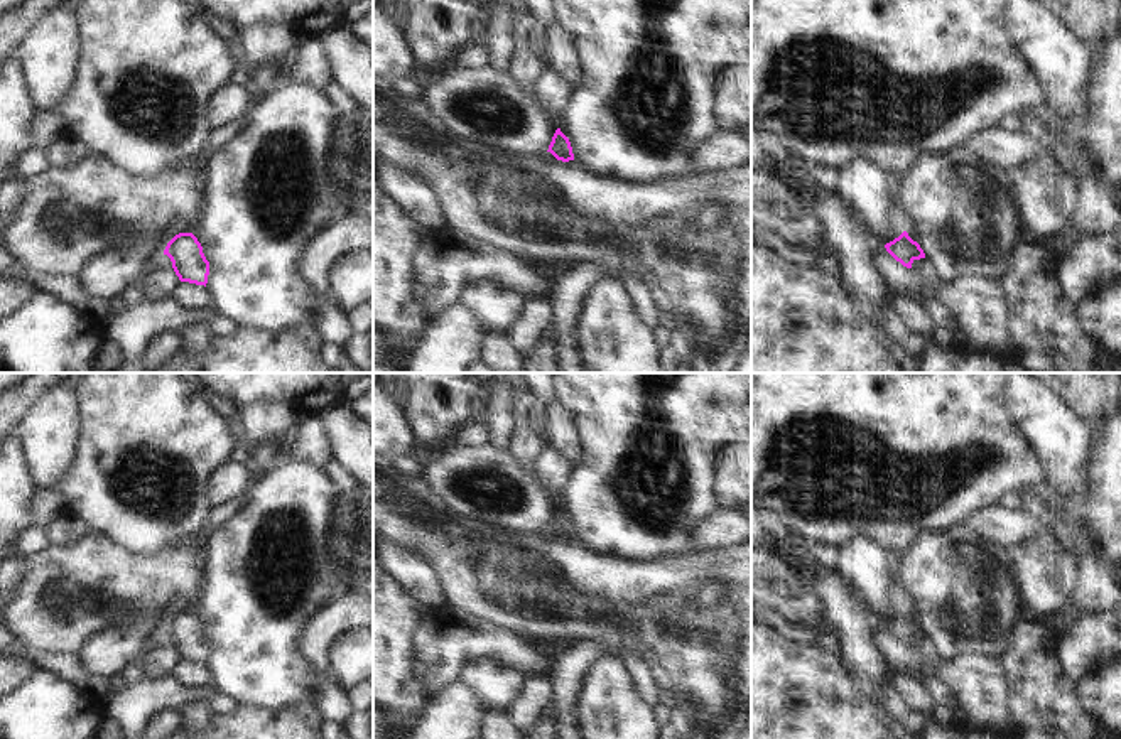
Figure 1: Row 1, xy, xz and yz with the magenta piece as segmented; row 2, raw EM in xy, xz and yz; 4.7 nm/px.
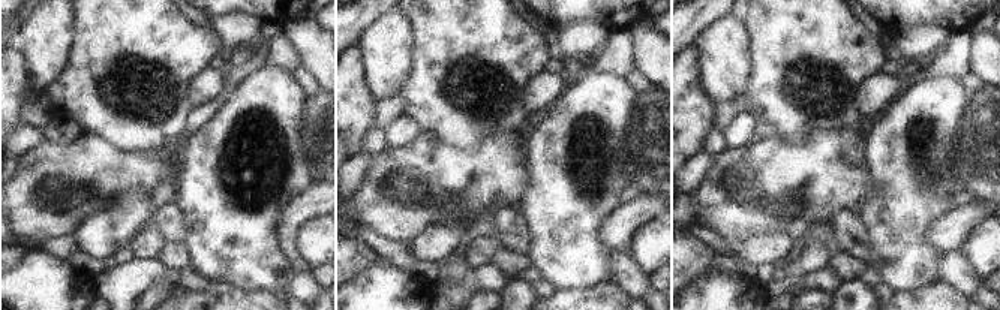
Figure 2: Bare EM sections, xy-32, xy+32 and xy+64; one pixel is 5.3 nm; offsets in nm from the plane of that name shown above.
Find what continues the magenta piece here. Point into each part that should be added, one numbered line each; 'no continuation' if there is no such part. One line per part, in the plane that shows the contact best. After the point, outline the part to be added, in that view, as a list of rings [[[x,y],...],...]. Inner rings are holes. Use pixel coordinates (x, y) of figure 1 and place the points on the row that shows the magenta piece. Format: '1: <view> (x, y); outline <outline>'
no continuation

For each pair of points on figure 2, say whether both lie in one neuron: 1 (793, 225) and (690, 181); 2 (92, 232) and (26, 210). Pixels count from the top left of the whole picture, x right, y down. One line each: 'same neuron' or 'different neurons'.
1: different neurons
2: different neurons

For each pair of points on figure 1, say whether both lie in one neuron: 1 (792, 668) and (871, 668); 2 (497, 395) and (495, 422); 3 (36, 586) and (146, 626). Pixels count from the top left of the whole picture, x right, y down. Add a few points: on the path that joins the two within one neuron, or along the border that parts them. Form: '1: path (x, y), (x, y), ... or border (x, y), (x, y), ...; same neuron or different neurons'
1: border (831, 645), (846, 675), (871, 699); different neurons
2: path (497, 402), (497, 415); same neuron
3: border (162, 620), (151, 609), (137, 609), (88, 636); different neurons

